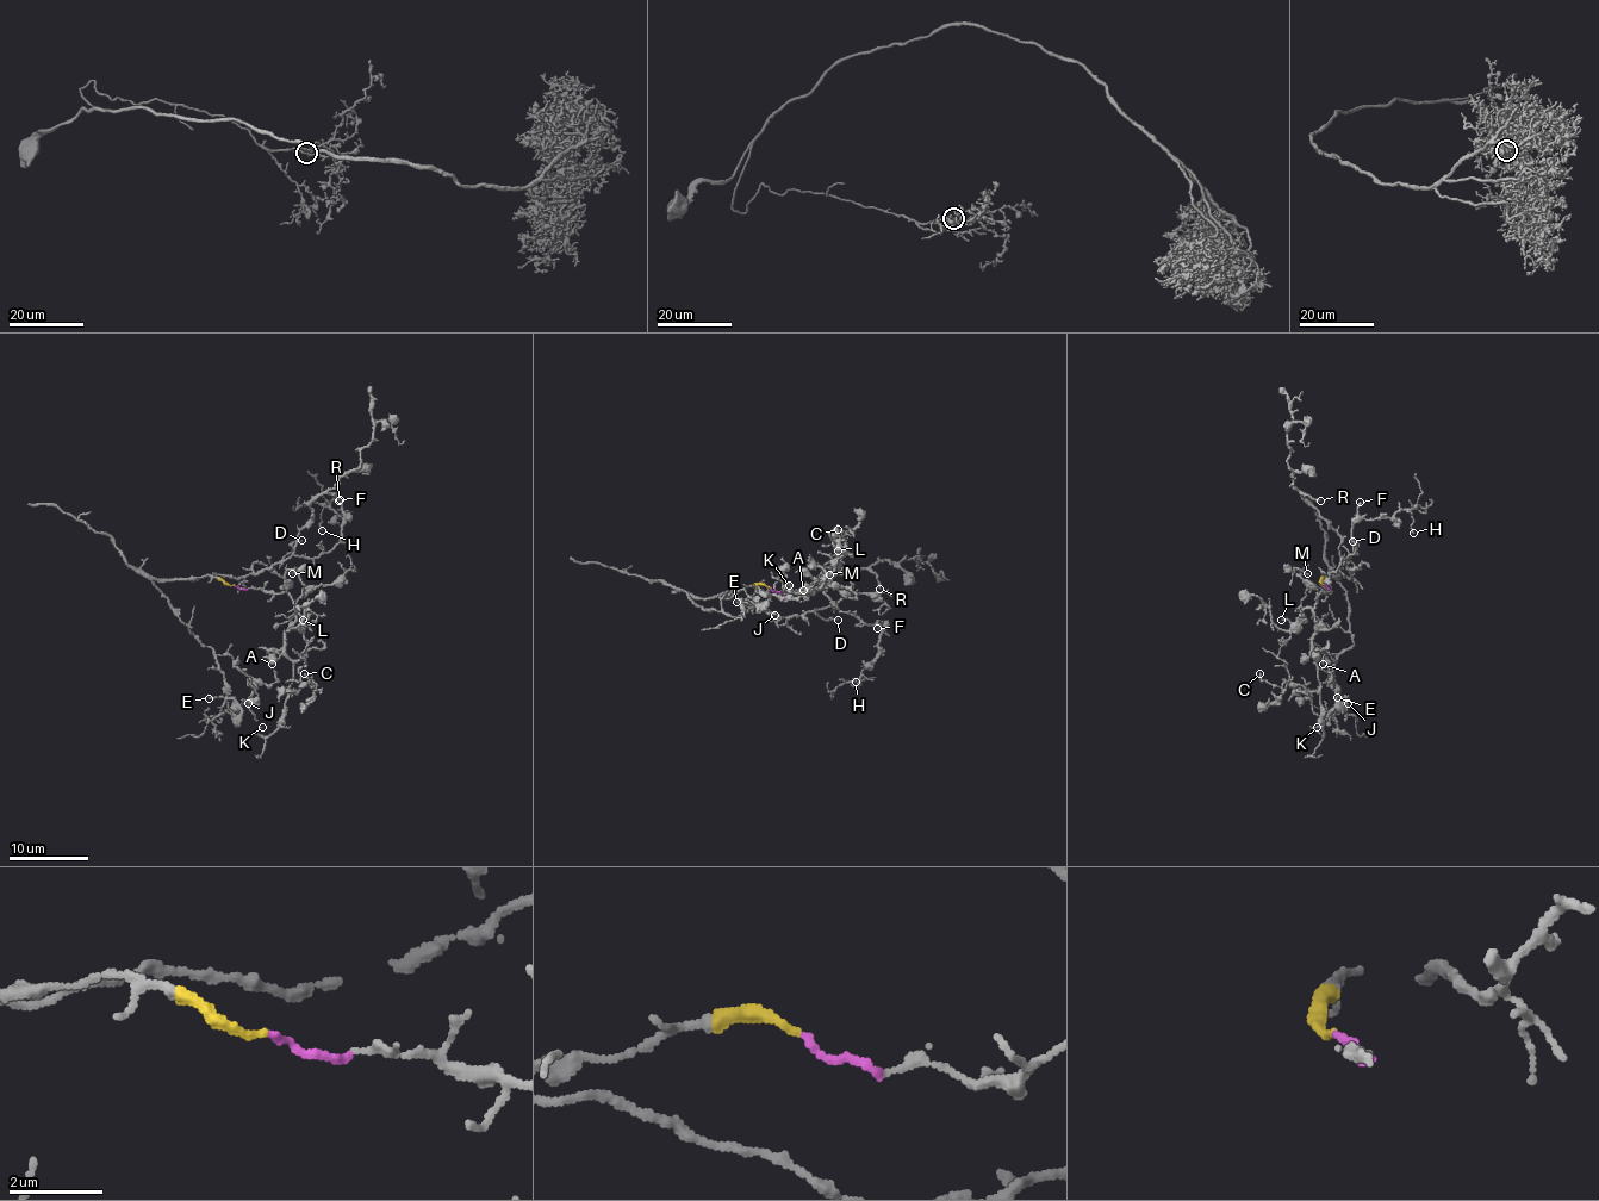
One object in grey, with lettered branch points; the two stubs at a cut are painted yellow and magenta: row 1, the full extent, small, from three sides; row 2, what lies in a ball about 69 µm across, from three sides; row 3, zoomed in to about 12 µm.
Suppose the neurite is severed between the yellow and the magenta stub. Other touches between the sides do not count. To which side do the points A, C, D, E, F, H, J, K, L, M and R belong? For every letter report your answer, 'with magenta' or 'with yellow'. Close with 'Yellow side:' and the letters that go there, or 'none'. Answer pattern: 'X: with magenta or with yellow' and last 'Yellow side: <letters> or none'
A: with magenta
C: with magenta
D: with yellow
E: with yellow
F: with yellow
H: with yellow
J: with yellow
K: with magenta
L: with magenta
M: with magenta
R: with yellow
Yellow side: D, E, F, H, J, R

